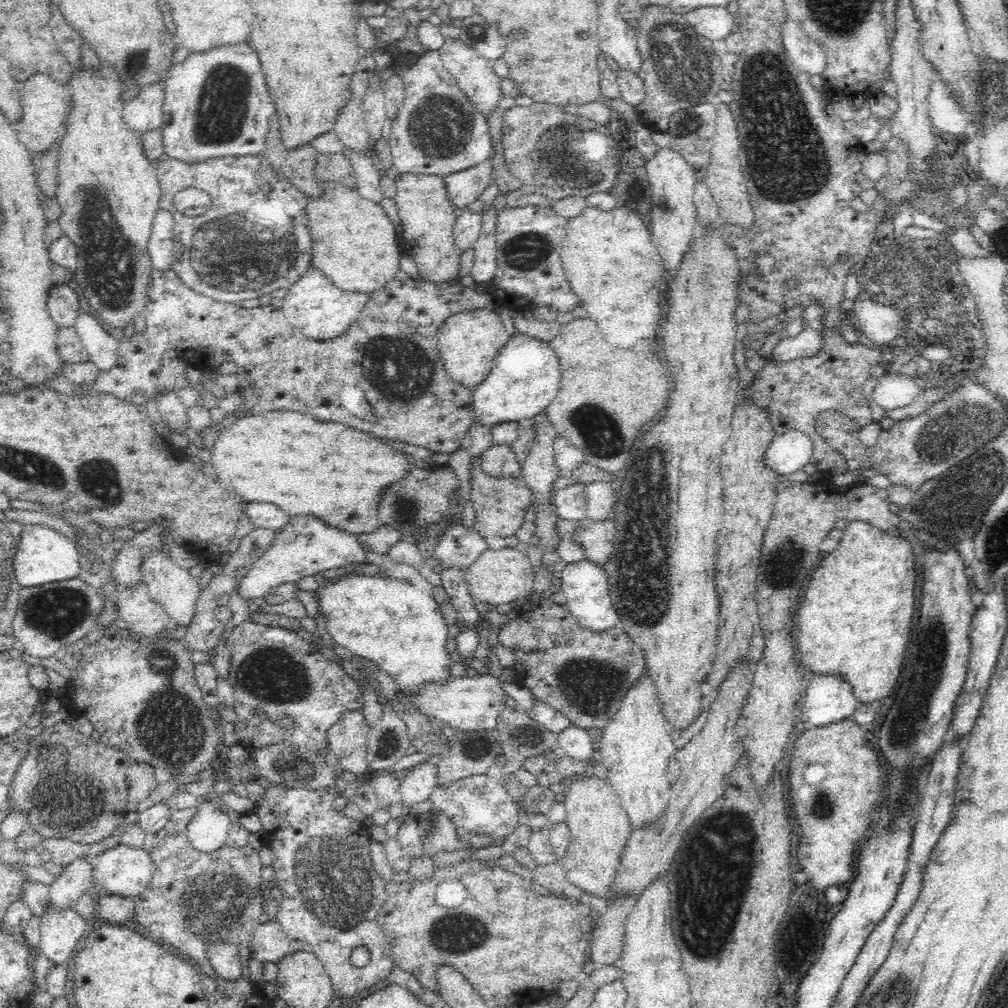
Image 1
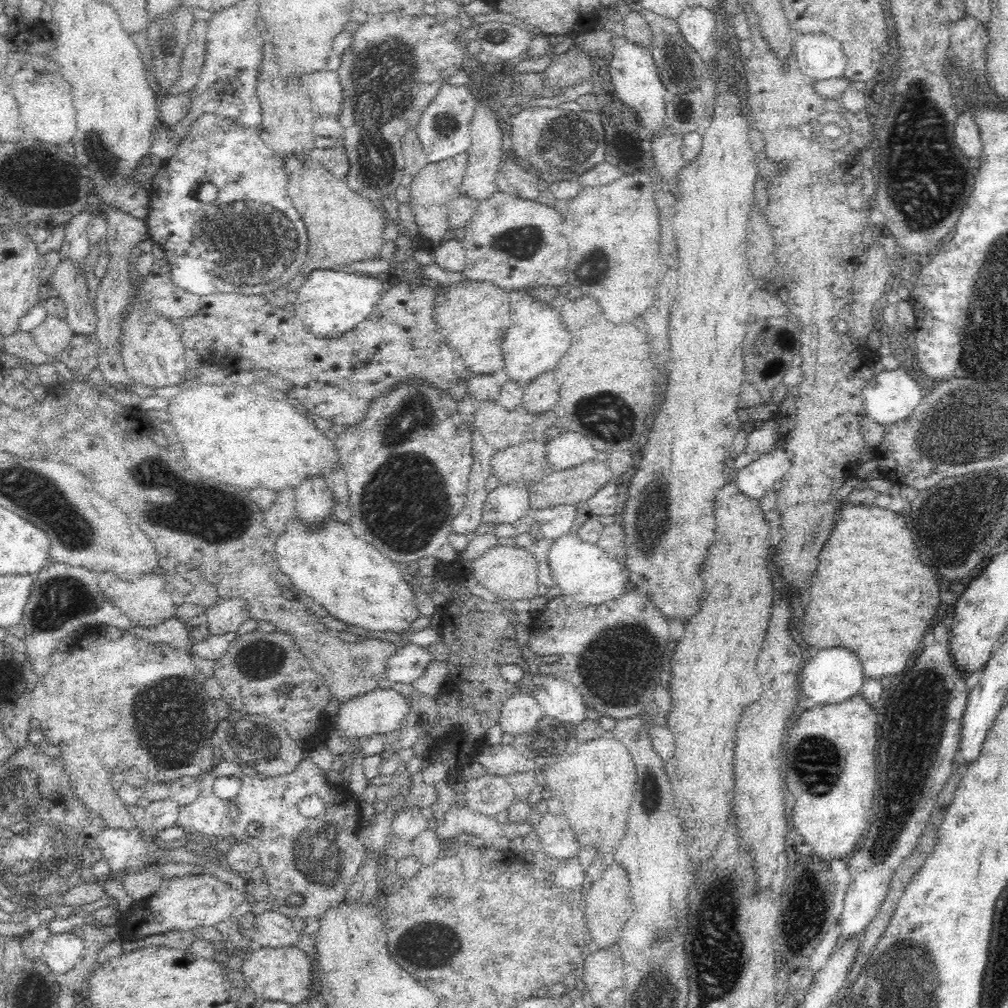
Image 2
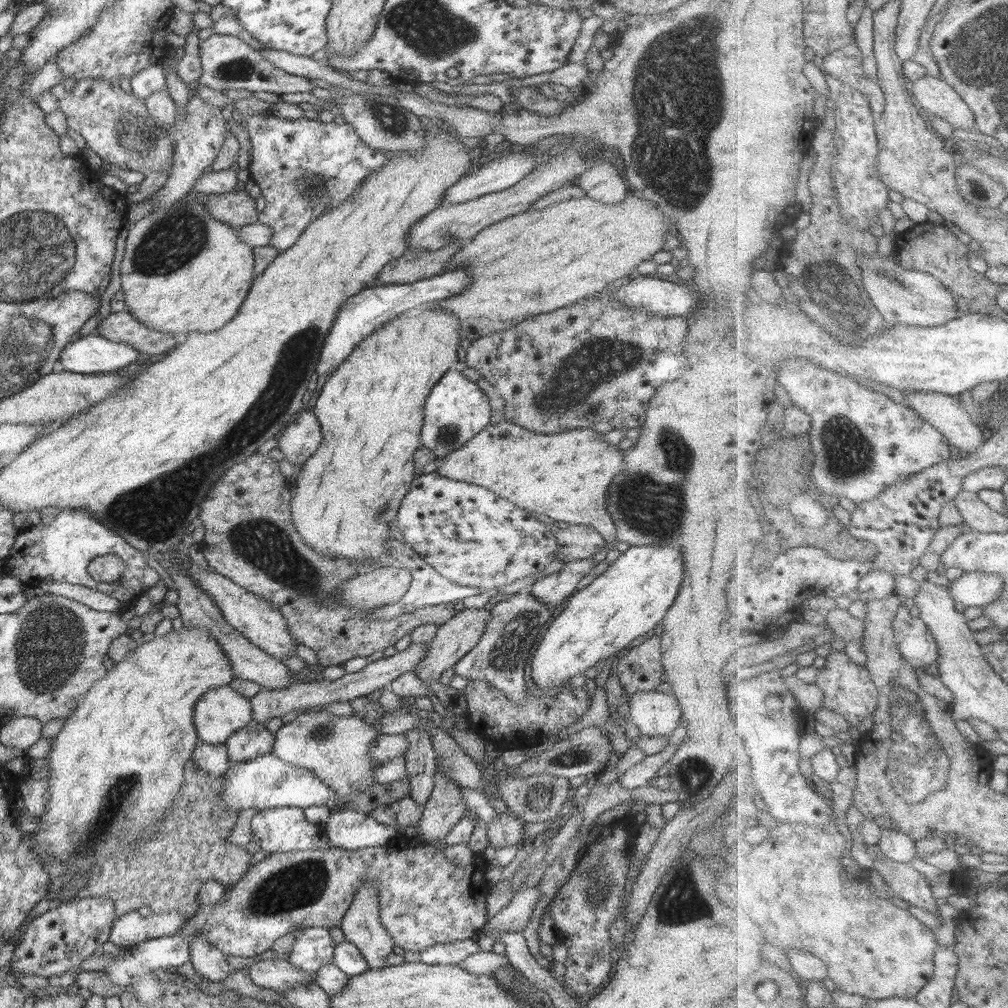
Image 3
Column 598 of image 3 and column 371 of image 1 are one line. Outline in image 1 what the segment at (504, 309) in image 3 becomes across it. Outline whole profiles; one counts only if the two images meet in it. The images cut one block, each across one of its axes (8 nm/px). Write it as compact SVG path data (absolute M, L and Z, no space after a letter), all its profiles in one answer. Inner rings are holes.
M324 181L320 197L307 197L305 208L312 239L311 266L322 271L340 290L371 295L396 276L400 248L396 226L380 203L358 195L338 181Z

